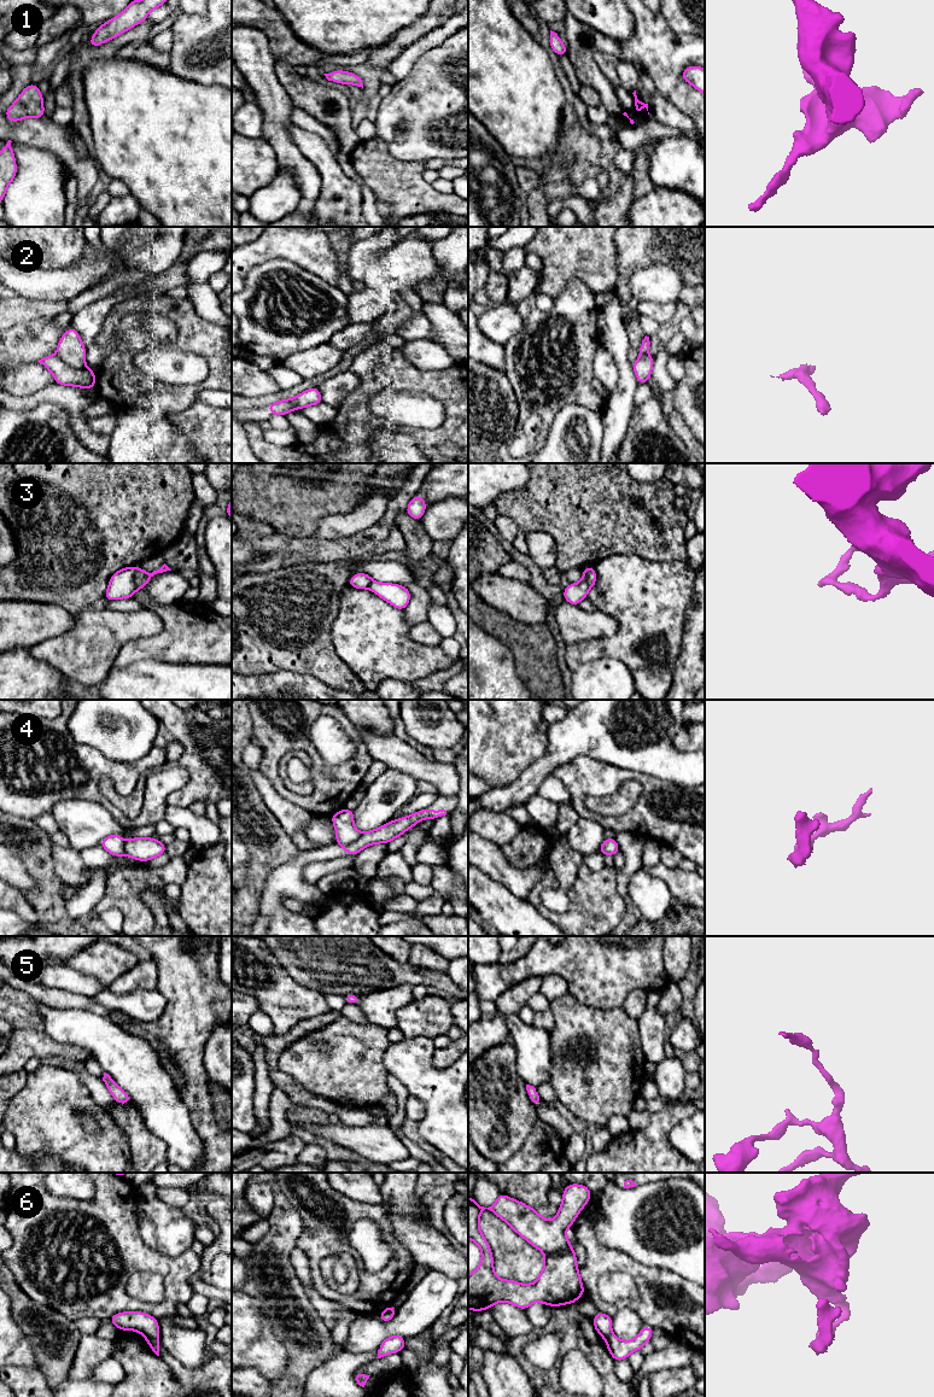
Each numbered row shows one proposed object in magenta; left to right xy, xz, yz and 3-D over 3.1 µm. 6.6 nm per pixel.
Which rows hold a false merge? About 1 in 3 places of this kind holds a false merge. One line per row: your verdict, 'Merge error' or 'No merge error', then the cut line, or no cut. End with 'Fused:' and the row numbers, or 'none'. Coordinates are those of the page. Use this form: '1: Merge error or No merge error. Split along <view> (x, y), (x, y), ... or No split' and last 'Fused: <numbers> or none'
1: No merge error. No split
2: Merge error. Split along xy (56, 355), (70, 366), (81, 369)
3: Merge error. Split along xy (135, 567), (135, 584), (139, 588)
4: Merge error. Split along xz (361, 834), (356, 840), (343, 846)
5: No merge error. No split
6: Merge error. Split along xy (145, 1336), (158, 1339)
Fused: 2, 3, 4, 6

